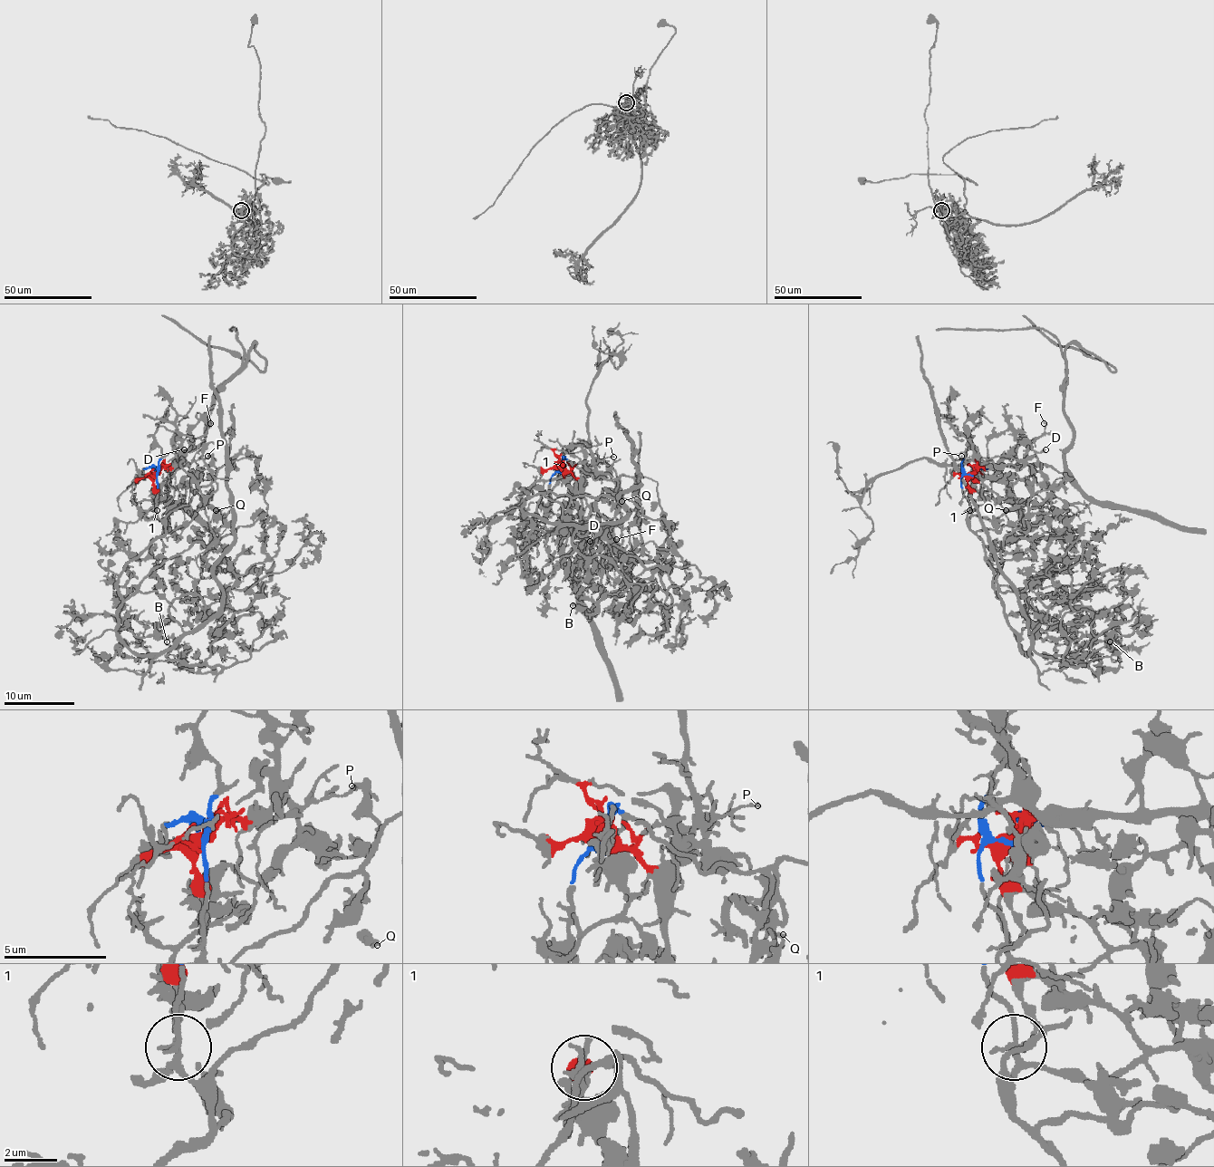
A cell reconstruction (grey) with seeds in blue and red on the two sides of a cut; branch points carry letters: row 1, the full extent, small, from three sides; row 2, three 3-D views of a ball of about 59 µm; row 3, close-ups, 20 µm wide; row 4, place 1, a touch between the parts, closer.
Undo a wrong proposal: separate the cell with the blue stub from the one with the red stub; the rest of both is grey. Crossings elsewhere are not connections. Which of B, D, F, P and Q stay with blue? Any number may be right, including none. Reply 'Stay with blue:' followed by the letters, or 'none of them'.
Stay with blue: B, Q

